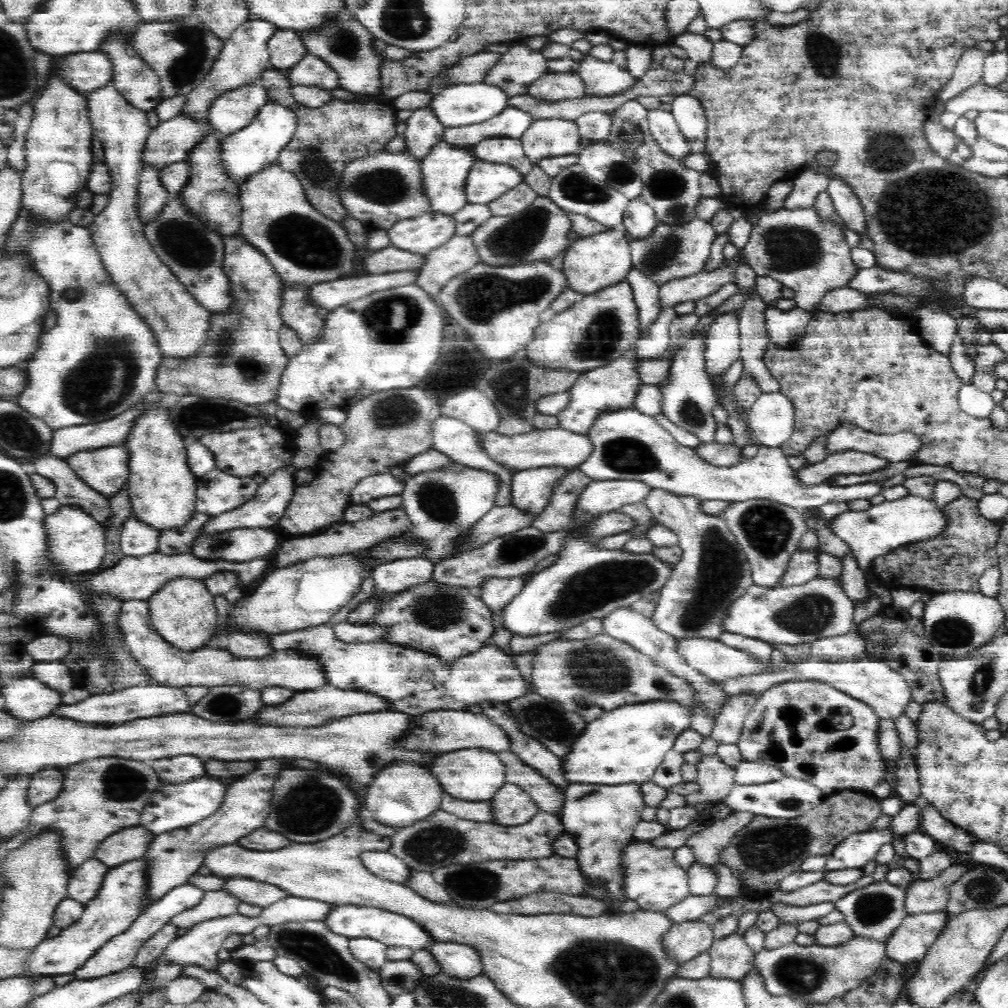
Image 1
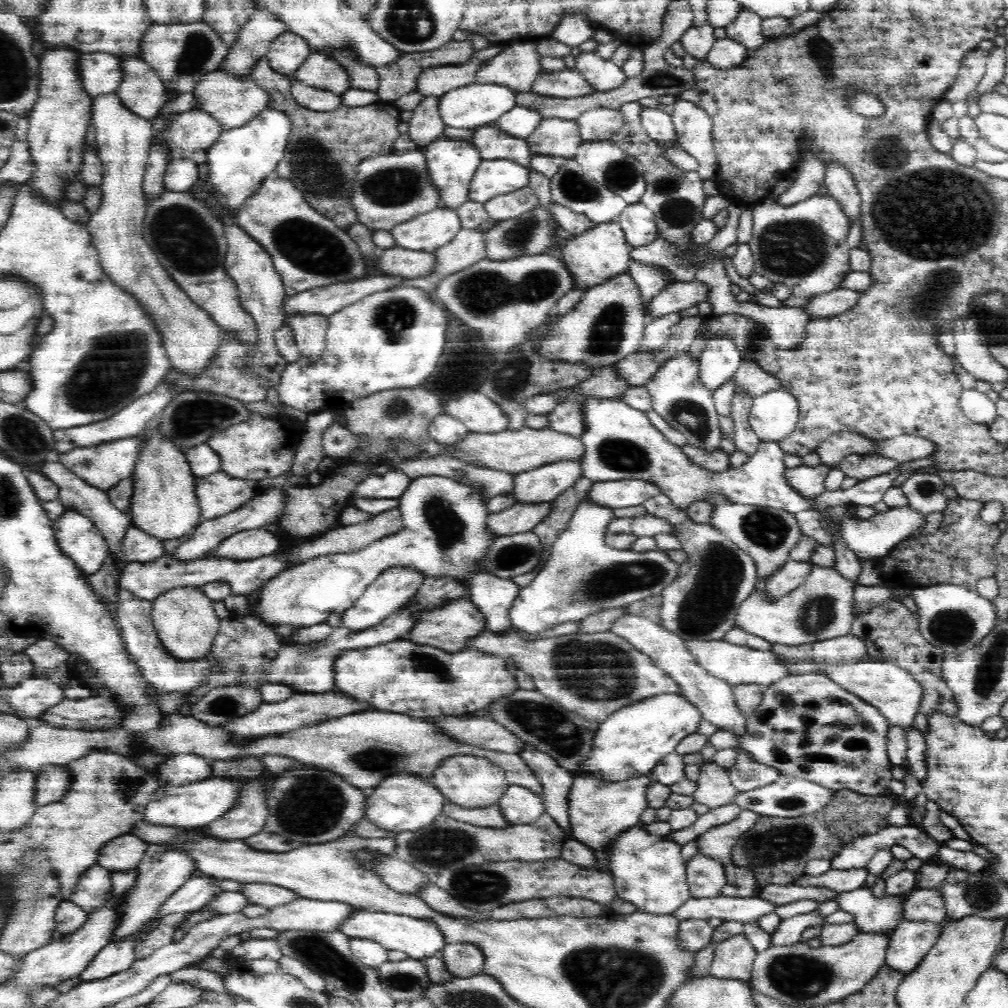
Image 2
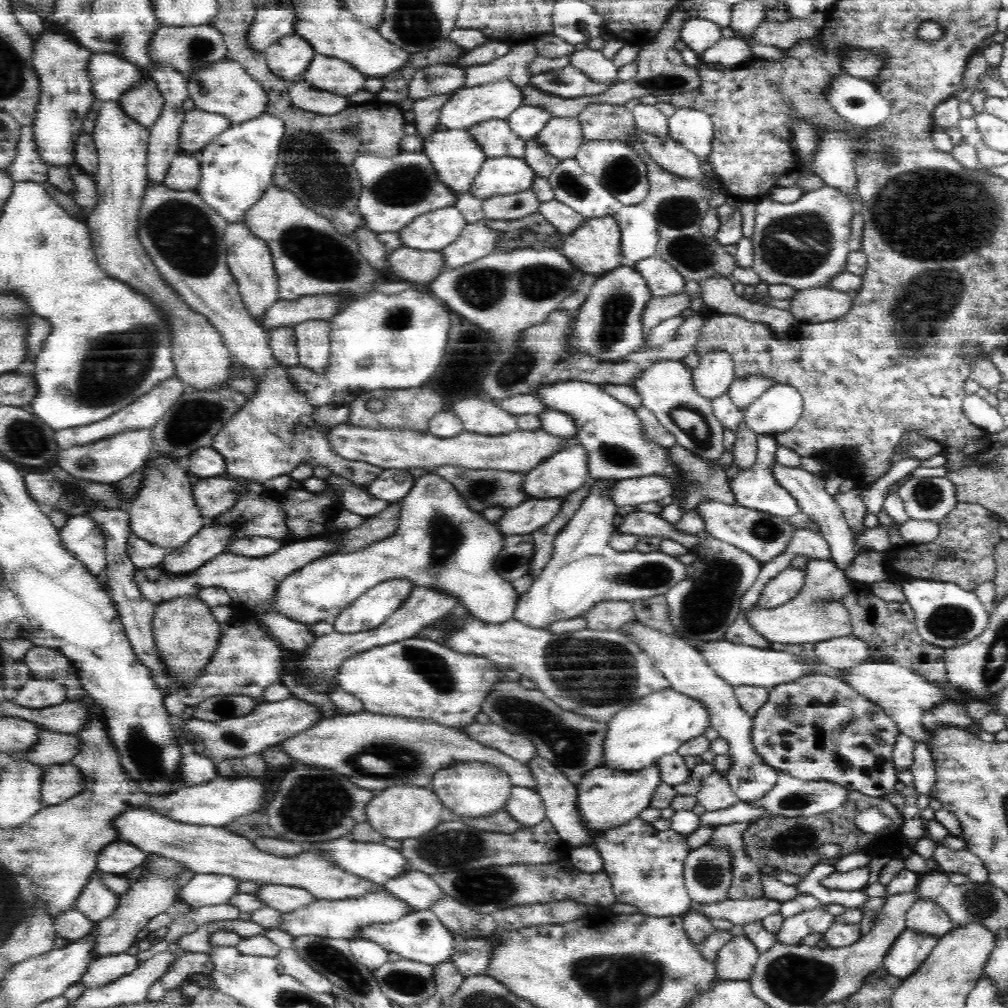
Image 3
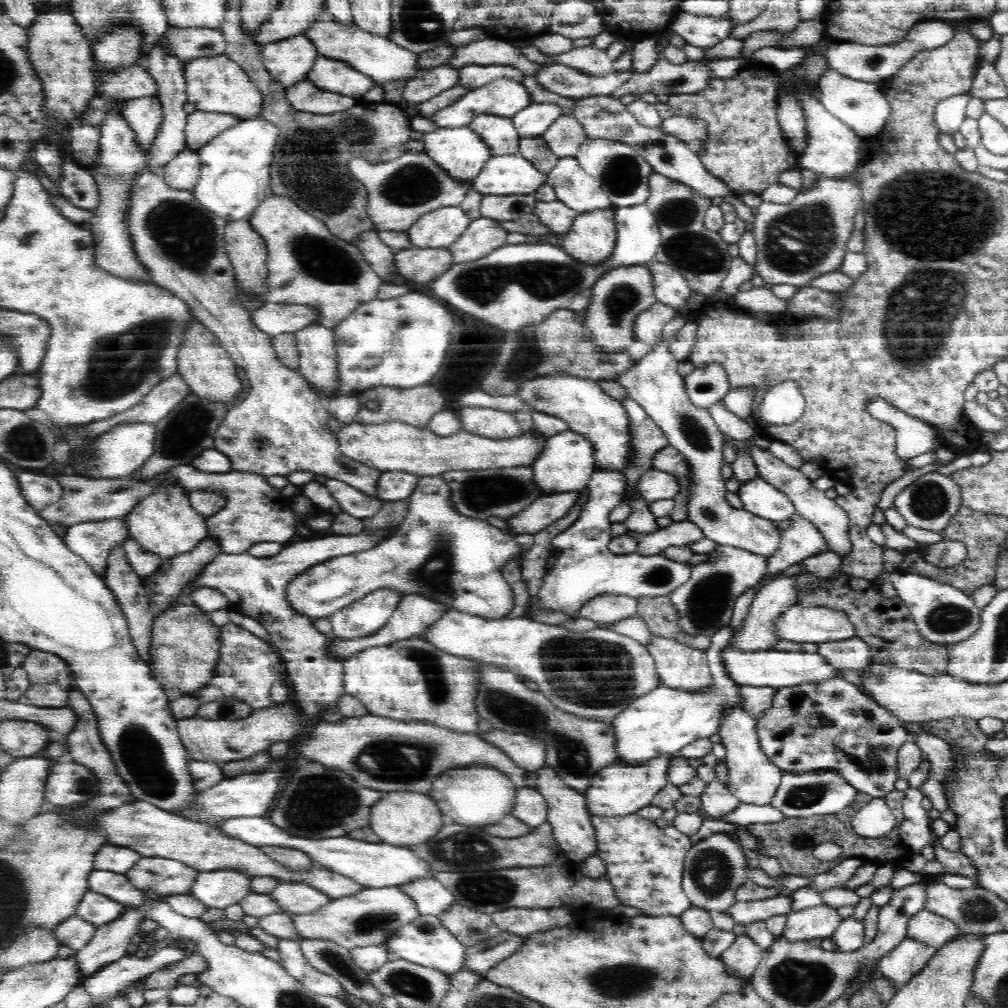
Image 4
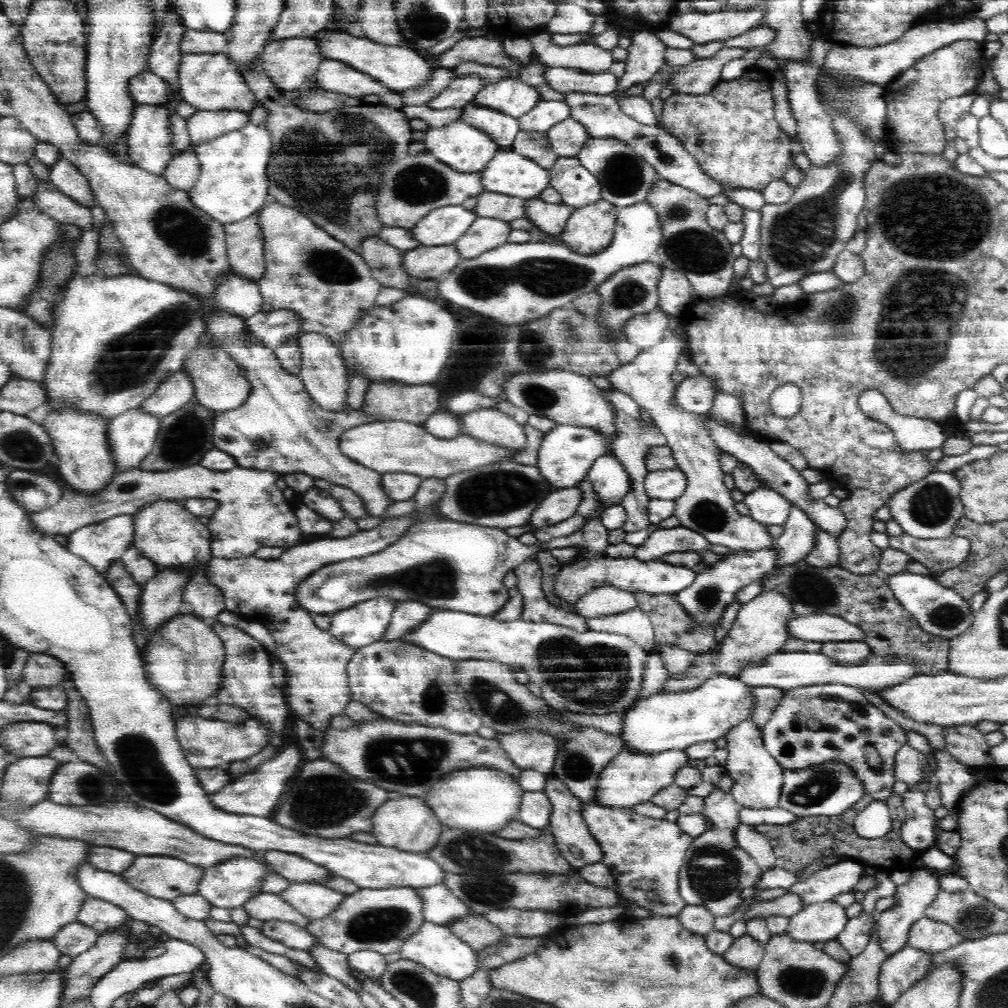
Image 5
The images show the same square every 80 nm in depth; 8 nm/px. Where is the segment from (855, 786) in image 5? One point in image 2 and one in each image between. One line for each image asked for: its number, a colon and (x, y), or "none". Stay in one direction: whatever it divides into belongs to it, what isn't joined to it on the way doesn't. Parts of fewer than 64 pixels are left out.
2: (789, 797)
3: (791, 797)
4: (815, 793)

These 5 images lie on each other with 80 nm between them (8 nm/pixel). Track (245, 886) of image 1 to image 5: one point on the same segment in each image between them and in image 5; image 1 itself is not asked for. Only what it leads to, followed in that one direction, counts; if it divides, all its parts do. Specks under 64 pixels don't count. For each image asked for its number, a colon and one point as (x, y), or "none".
2: (265, 894)
3: (284, 898)
4: (296, 898)
5: (314, 900)

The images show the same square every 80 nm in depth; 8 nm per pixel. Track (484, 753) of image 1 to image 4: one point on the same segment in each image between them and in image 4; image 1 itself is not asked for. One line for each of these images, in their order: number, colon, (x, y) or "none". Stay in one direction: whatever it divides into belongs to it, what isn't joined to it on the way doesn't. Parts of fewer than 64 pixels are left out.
2: (469, 781)
3: (470, 789)
4: (480, 795)

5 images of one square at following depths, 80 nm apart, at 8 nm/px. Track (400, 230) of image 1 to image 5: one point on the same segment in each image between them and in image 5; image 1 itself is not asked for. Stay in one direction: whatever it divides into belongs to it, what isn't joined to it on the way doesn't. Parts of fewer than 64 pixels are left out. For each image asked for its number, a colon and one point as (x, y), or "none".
2: (427, 232)
3: (435, 230)
4: (438, 229)
5: (443, 226)

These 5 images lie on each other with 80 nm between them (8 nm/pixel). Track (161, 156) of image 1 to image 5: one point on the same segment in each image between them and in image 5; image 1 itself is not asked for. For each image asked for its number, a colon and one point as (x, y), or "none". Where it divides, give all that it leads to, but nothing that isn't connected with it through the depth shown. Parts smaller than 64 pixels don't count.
2: (193, 130)
3: (199, 128)
4: (201, 127)
5: (205, 125)

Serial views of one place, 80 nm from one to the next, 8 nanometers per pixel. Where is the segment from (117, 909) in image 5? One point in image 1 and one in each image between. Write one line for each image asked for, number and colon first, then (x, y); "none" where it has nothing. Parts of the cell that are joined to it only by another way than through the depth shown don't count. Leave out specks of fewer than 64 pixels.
1: (84, 883)
2: (92, 890)
3: (96, 901)
4: (97, 909)

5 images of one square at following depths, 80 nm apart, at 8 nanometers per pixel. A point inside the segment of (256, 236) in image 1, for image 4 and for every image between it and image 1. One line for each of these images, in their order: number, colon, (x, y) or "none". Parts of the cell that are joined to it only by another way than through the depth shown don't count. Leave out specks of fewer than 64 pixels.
2: (308, 250)
3: (310, 256)
4: (307, 265)

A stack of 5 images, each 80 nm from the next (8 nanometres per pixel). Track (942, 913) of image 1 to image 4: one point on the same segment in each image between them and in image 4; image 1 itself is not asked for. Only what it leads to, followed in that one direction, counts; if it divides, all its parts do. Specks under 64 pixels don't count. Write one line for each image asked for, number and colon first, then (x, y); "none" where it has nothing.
2: (910, 941)
3: (911, 948)
4: (909, 956)

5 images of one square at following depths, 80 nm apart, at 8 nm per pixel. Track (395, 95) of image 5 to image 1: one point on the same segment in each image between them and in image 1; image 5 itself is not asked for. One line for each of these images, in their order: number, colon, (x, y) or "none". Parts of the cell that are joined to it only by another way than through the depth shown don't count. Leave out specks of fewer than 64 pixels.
1: (311, 70)
2: (317, 70)
3: (334, 75)
4: (329, 74)

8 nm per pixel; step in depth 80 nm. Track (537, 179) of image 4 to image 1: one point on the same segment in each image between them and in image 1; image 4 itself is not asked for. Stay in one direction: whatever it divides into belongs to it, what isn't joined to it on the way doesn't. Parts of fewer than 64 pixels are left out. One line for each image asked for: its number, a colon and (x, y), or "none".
1: (486, 181)
2: (493, 178)
3: (504, 175)

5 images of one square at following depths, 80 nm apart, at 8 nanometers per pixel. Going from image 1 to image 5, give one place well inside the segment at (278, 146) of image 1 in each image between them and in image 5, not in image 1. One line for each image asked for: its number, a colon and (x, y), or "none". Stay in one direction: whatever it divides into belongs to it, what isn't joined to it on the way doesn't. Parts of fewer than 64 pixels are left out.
2: (237, 162)
3: (237, 166)
4: (235, 175)
5: (233, 184)

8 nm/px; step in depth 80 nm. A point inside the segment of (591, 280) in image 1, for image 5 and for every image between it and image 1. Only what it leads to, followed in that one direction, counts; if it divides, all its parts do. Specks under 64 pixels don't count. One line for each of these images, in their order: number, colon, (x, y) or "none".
2: (602, 253)
3: (595, 248)
4: (591, 240)
5: (589, 230)

